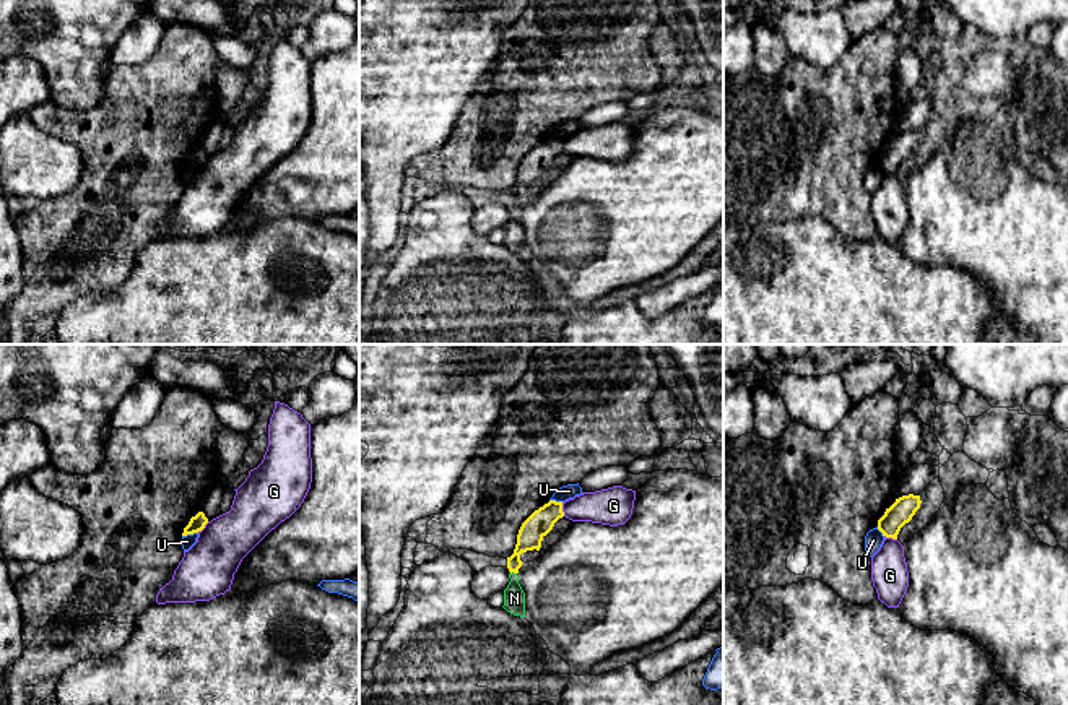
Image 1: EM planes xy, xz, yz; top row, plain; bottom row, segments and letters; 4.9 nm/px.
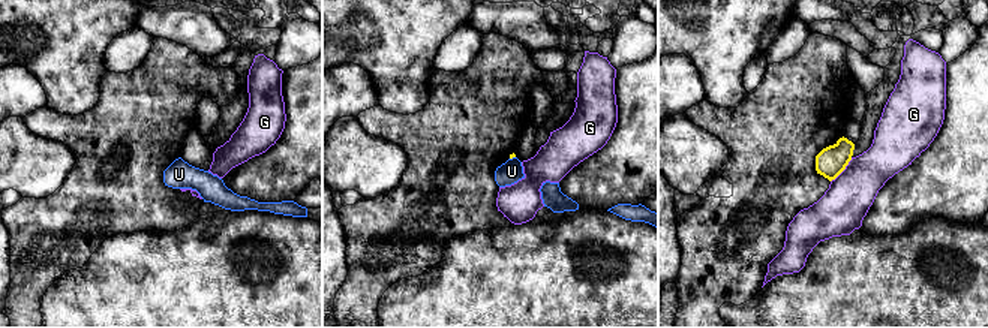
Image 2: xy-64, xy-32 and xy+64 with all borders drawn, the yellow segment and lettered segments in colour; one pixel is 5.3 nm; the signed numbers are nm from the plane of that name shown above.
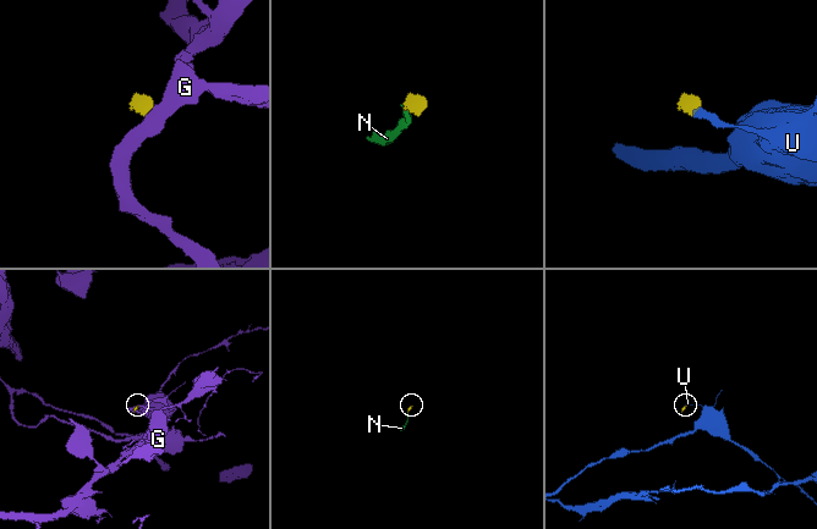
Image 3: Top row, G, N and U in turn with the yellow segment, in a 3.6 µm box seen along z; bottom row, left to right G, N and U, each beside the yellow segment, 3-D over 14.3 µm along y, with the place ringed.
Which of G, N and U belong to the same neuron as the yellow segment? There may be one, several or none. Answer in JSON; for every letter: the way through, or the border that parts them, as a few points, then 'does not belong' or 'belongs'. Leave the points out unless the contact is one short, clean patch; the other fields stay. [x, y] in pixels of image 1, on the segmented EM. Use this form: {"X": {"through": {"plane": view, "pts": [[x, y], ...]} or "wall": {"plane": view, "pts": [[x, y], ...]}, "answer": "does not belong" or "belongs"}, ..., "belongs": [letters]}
{"G": {"wall": {"plane": "xz", "pts": [[561, 502], [564, 515]]}, "answer": "does not belong"}, "N": {"through": {"plane": "xz", "pts": [[530, 535], [517, 551], [512, 570], [514, 598]]}, "answer": "belongs"}, "U": {"wall": {"plane": "xy", "pts": [[197, 531], [182, 536]]}, "answer": "does not belong"}, "belongs": ["N"]}

